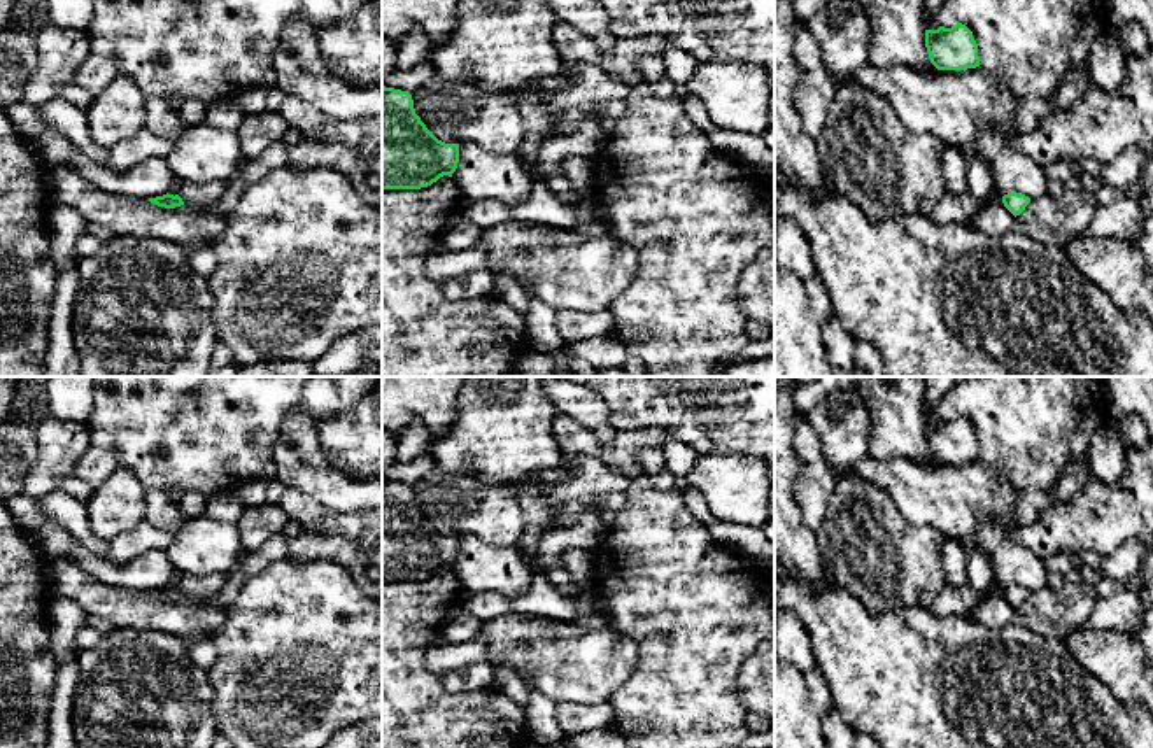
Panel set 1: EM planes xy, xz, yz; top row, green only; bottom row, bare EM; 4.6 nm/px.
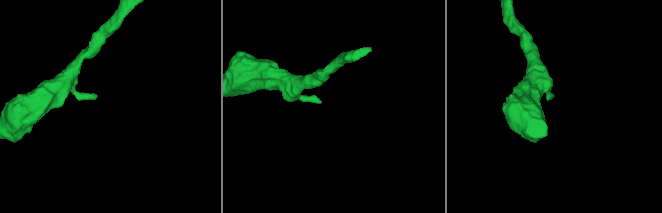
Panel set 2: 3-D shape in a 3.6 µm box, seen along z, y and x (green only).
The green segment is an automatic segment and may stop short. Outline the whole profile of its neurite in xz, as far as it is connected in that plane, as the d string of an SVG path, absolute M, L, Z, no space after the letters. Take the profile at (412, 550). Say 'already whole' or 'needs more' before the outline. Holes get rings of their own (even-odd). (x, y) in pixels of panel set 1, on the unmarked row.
already whole; M382 478L382 582L421 582L456 564L459 536L438 533L415 506L408 483Z

